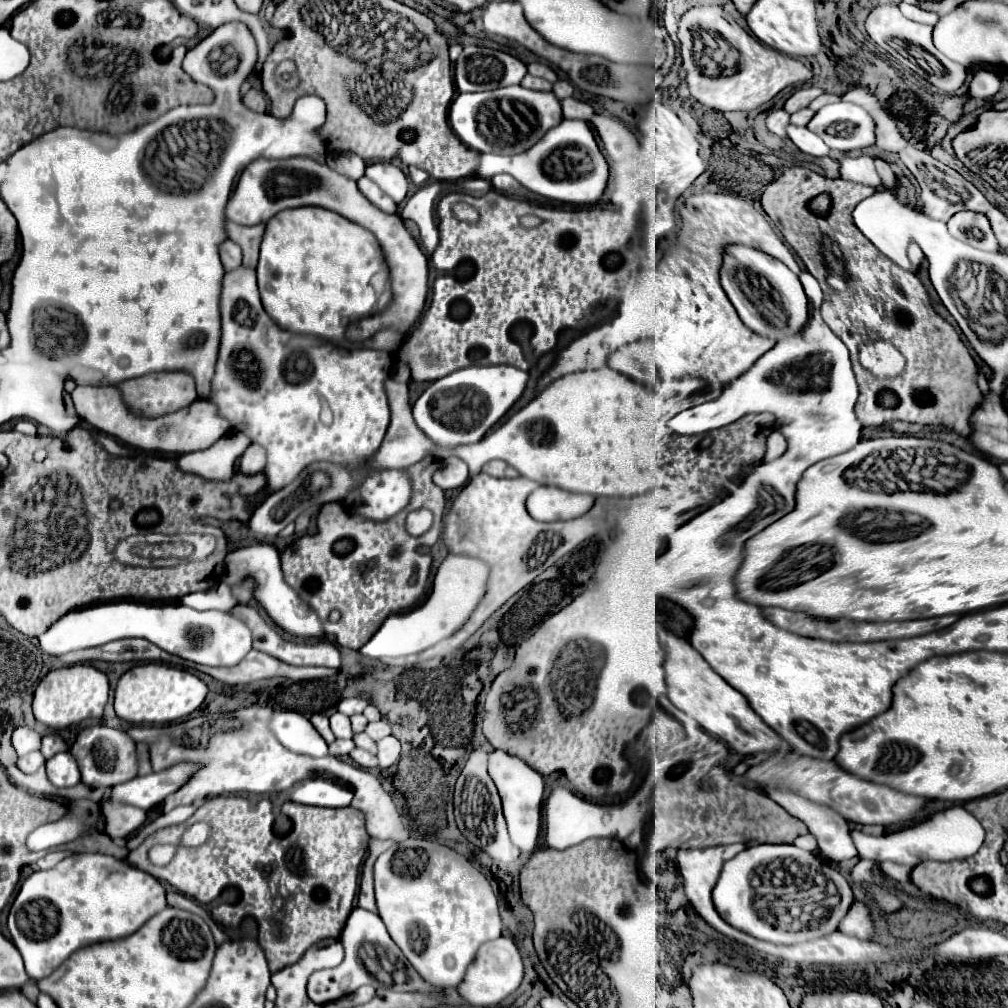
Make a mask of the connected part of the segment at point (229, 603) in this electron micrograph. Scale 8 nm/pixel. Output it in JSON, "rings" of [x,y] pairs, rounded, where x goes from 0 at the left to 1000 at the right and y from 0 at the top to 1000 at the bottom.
{"rings":[[[219,577],[205,586],[189,588],[184,590],[178,598],[193,602],[197,606],[203,604],[215,604],[215,606],[229,606],[235,600],[235,594],[229,588],[229,582],[225,582],[225,578]]]}

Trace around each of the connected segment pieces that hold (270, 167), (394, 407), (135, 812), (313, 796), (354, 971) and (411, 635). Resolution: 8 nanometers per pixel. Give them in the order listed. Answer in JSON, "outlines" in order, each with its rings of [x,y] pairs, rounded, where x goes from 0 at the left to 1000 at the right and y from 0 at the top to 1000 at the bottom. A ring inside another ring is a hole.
{"outlines":[[[[255,158],[249,162],[241,174],[235,180],[235,186],[223,205],[223,217],[237,221],[237,223],[257,223],[265,221],[271,213],[275,213],[281,207],[291,205],[303,205],[303,203],[314,203],[326,209],[332,209],[340,215],[344,215],[350,221],[356,221],[358,225],[366,227],[378,241],[382,249],[382,257],[388,267],[388,283],[390,283],[390,301],[384,309],[372,314],[358,316],[356,320],[350,320],[344,326],[344,334],[348,338],[352,336],[364,336],[370,330],[374,330],[380,324],[394,324],[400,328],[400,332],[410,324],[410,320],[416,316],[422,297],[424,297],[424,255],[412,241],[412,237],[406,233],[406,229],[400,225],[400,219],[396,213],[384,213],[370,205],[354,188],[354,182],[350,178],[344,178],[324,164],[316,164],[311,158]]],[[[598,364],[592,368],[574,368],[561,372],[559,376],[549,378],[535,394],[531,394],[523,404],[513,408],[507,416],[503,416],[497,424],[481,432],[477,438],[469,441],[455,441],[451,445],[438,445],[422,430],[414,424],[408,412],[406,402],[406,384],[404,380],[384,376],[384,392],[388,404],[388,422],[380,436],[378,445],[372,449],[366,465],[402,465],[410,459],[416,459],[422,453],[443,455],[455,453],[465,461],[466,476],[477,467],[477,463],[487,455],[497,455],[507,459],[519,473],[529,475],[537,481],[551,481],[566,489],[586,489],[590,493],[628,493],[644,487],[652,479],[652,465],[656,463],[656,451],[652,461],[652,445],[664,445],[666,428],[662,418],[676,408],[676,398],[672,396],[656,396],[650,388],[644,388],[640,382],[622,376],[620,372]]],[[[102,795],[102,807],[104,807],[104,826],[110,832],[128,830],[138,820],[142,820],[146,813],[142,803],[130,799],[118,799],[110,795]]],[[[311,771],[309,779],[301,779],[301,787],[289,787],[289,795],[299,799],[316,799],[316,801],[346,801],[350,785],[342,783],[338,777],[326,771]]],[[[350,902],[350,906],[344,912],[344,918],[338,926],[338,936],[342,939],[340,955],[328,963],[313,963],[307,969],[305,985],[307,985],[309,993],[322,997],[340,987],[350,985],[358,977],[386,979],[390,983],[408,983],[408,985],[416,983],[420,987],[432,987],[432,989],[439,987],[439,981],[428,979],[428,975],[420,973],[420,969],[412,963],[412,959],[408,959],[408,955],[402,951],[398,941],[386,930],[376,908],[362,904],[362,902]]],[[[443,551],[443,555],[438,559],[438,563],[432,568],[430,586],[432,590],[428,598],[420,598],[418,602],[404,606],[404,608],[392,608],[382,614],[382,618],[376,622],[376,626],[356,644],[358,650],[368,652],[368,654],[378,654],[378,652],[402,652],[410,648],[418,648],[438,634],[443,634],[449,630],[467,610],[467,606],[473,602],[481,588],[481,578],[483,578],[483,566],[485,563],[471,555],[471,553],[461,553],[461,551]]]]}

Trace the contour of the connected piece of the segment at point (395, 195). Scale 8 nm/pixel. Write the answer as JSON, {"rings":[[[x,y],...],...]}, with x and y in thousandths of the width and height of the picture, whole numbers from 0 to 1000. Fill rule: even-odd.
{"rings":[[[372,162],[366,164],[362,176],[372,180],[380,191],[384,191],[392,201],[398,201],[404,193],[404,176],[390,162]]]}

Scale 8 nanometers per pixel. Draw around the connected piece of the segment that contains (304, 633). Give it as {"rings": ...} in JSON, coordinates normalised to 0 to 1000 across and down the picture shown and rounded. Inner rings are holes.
{"rings":[[[253,539],[253,541],[245,541],[239,545],[229,547],[223,553],[223,576],[227,580],[237,578],[241,572],[251,572],[255,576],[255,584],[253,584],[253,594],[263,602],[263,606],[267,608],[267,612],[285,628],[295,630],[295,632],[320,632],[320,622],[316,612],[297,594],[297,590],[281,576],[281,568],[279,568],[279,555],[277,555],[277,547],[267,541],[267,539]]]}

